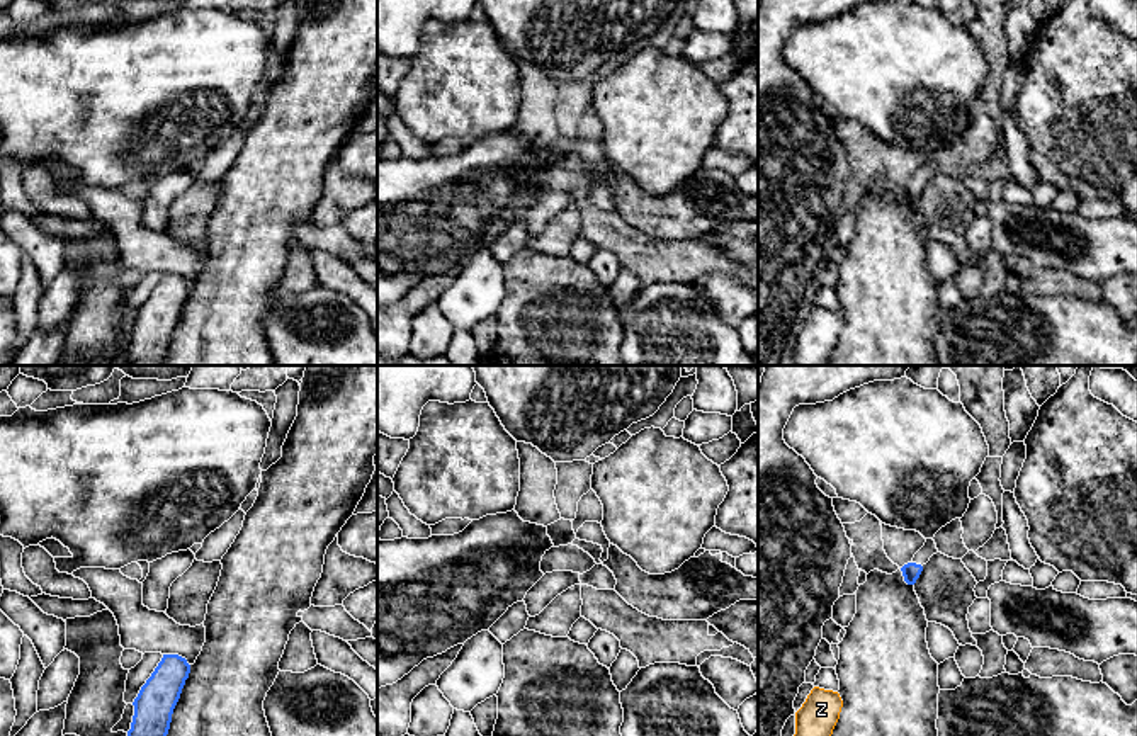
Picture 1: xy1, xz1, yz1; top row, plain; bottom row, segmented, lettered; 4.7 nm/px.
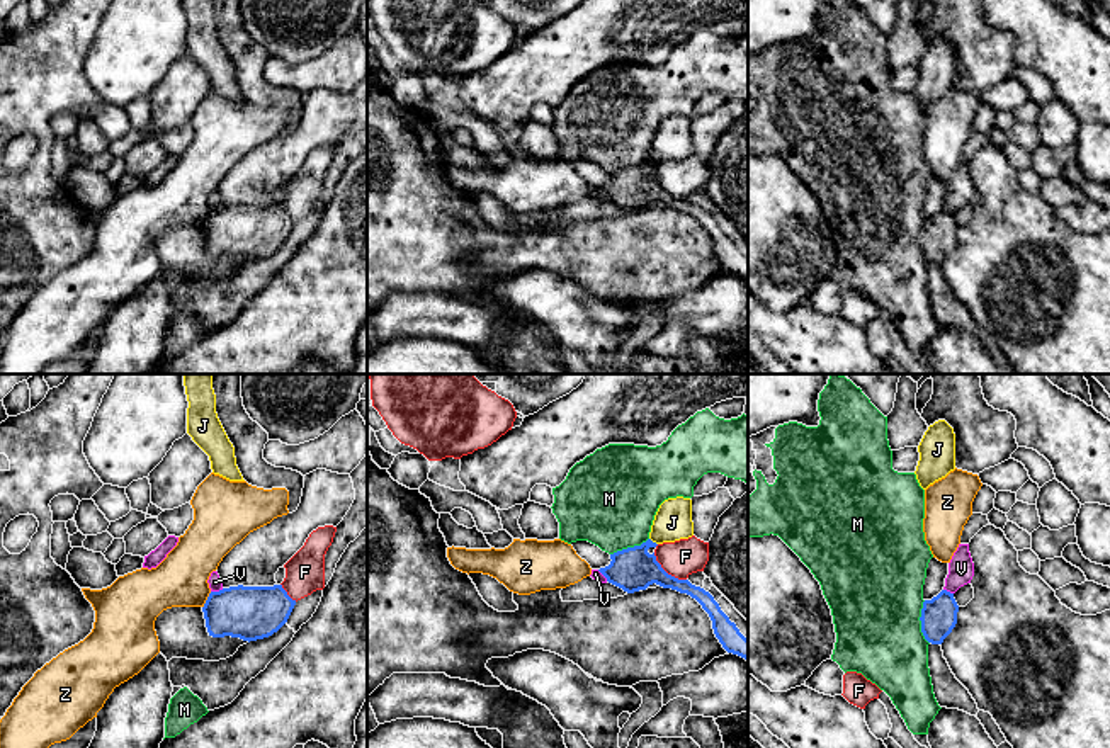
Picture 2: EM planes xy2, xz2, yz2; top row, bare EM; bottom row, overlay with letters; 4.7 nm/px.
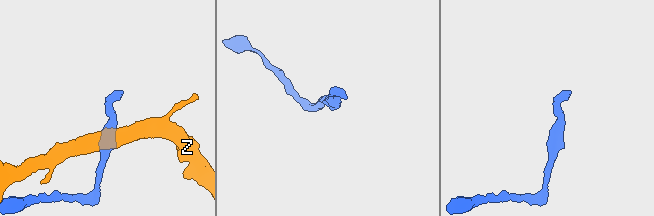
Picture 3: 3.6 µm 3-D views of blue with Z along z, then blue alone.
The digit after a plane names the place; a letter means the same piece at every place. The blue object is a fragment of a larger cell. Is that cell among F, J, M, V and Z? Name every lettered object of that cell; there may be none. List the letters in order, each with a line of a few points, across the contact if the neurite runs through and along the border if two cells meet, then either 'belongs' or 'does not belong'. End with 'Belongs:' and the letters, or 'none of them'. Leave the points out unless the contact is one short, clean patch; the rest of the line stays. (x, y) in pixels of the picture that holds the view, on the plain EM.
F: line xz2 (653, 172), (655, 179), (668, 192), (685, 199); does not belong
J: line xz2 (650, 157), (656, 164); does not belong
M: line yz2 (923, 220), (920, 245), (928, 262); does not belong
V: line xy2 (223, 208), (211, 211); does not belong
Z: line xy2 (211, 211), (203, 226); does not belong
Belongs: none of them

